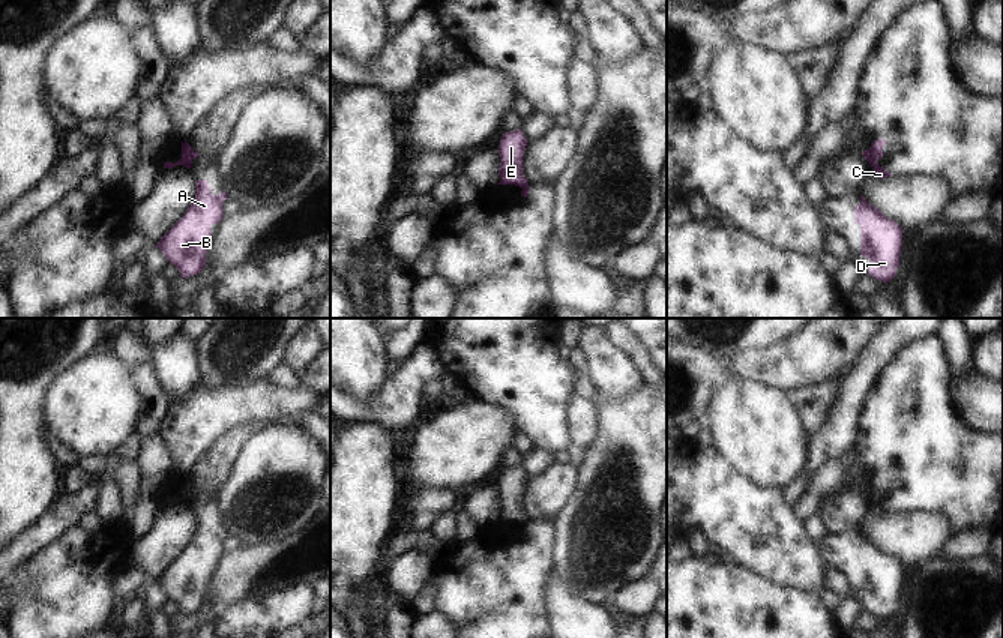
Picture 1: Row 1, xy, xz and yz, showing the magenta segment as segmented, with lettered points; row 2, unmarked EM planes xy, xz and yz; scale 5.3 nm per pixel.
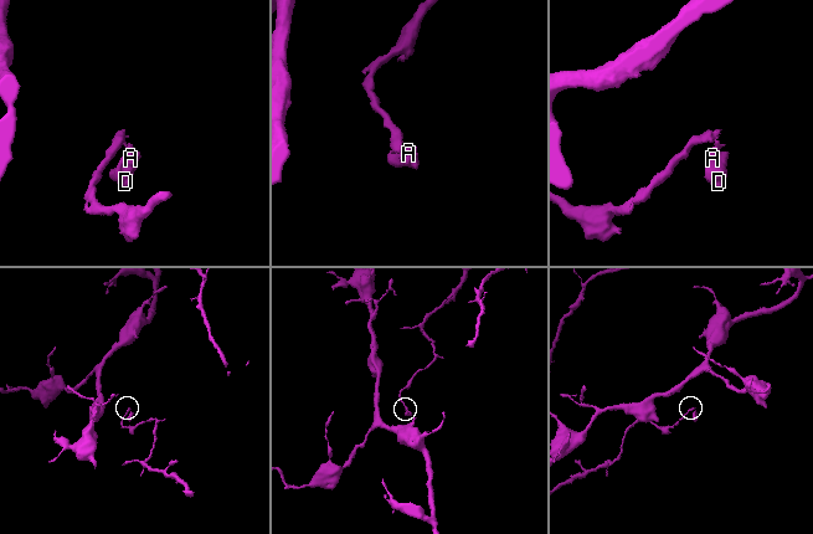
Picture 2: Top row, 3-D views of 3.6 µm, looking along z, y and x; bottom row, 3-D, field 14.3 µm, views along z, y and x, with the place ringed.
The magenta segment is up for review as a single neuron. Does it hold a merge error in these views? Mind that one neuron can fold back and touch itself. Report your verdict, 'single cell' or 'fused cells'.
fused cells

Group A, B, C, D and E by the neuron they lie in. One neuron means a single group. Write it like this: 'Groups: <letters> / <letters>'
Groups: A B C D / E.

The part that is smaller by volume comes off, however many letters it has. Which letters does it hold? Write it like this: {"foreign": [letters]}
{"foreign": ["A", "B", "C", "D"]}

